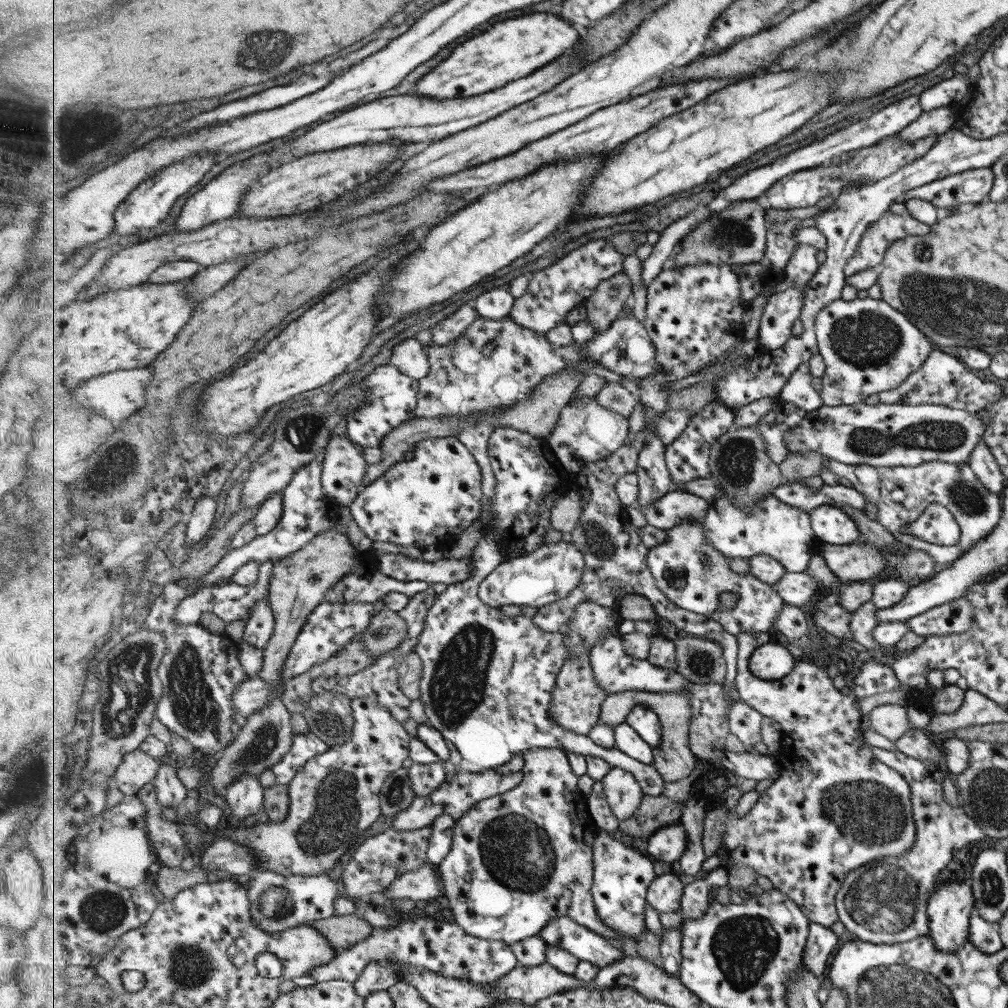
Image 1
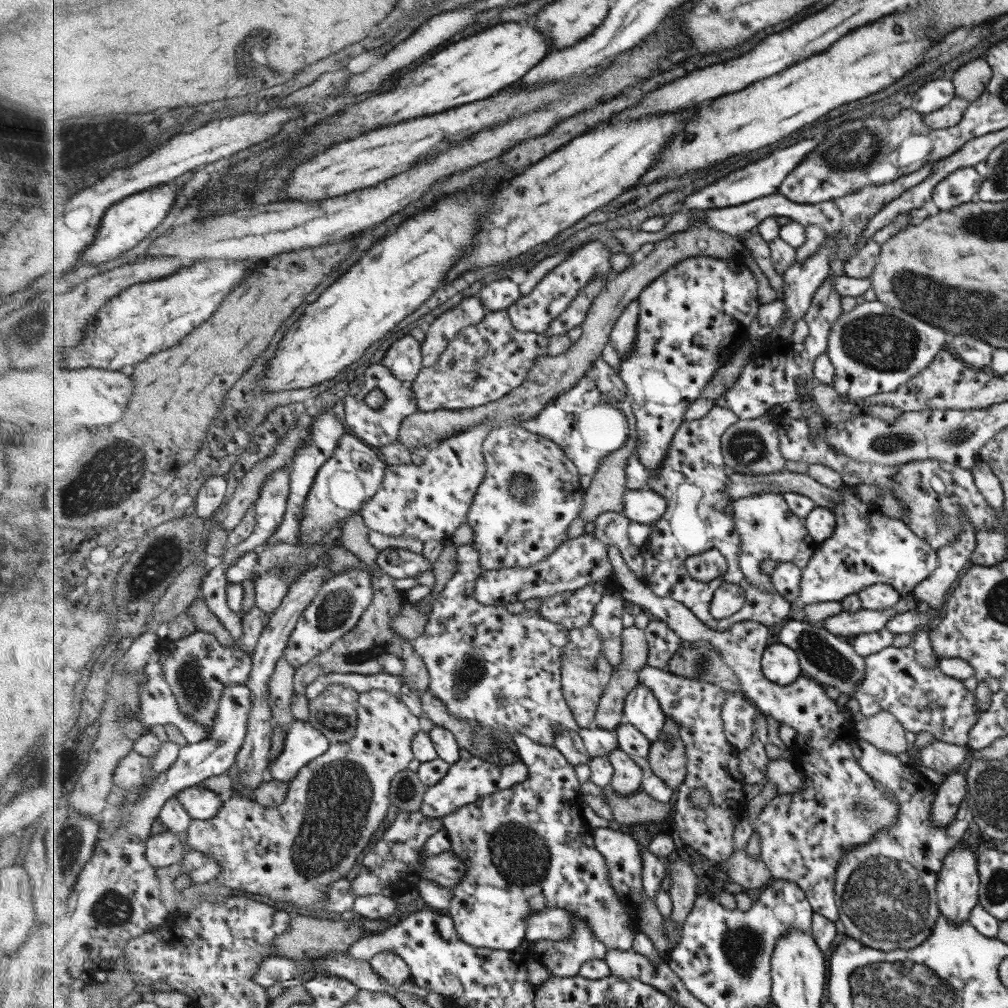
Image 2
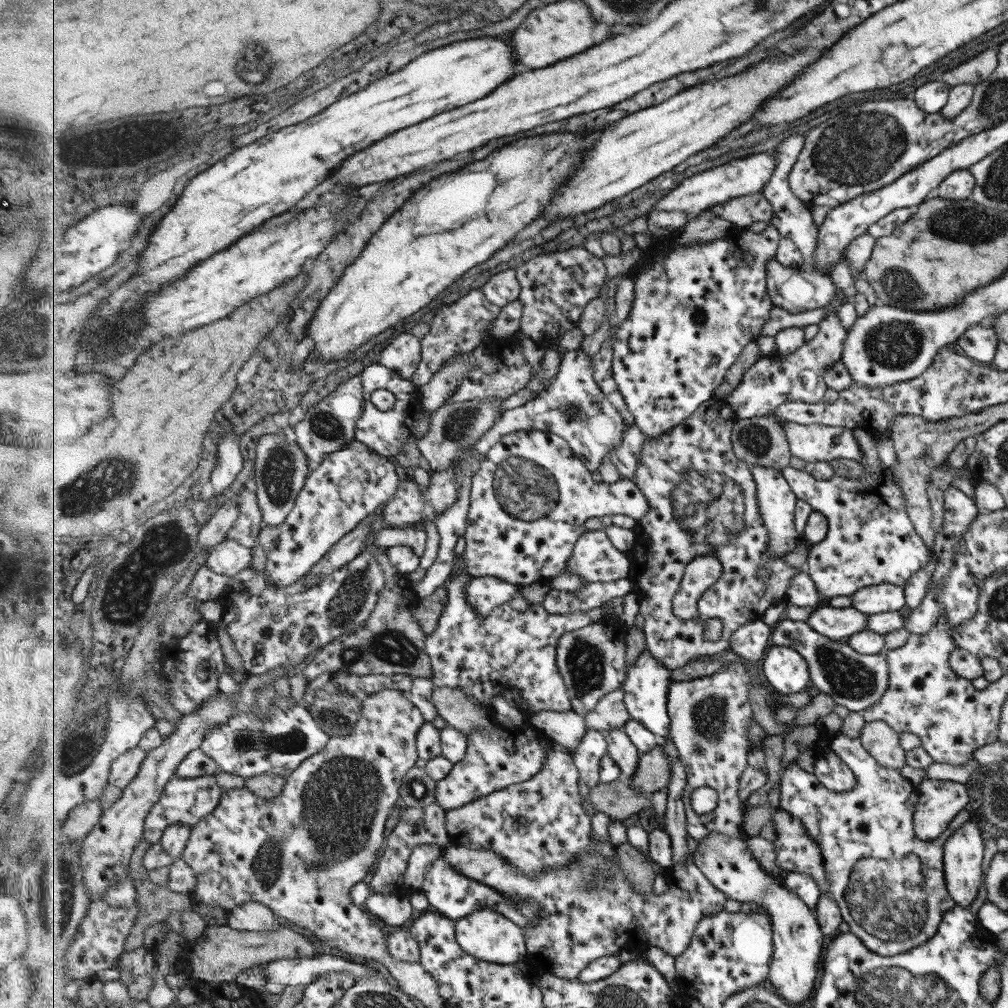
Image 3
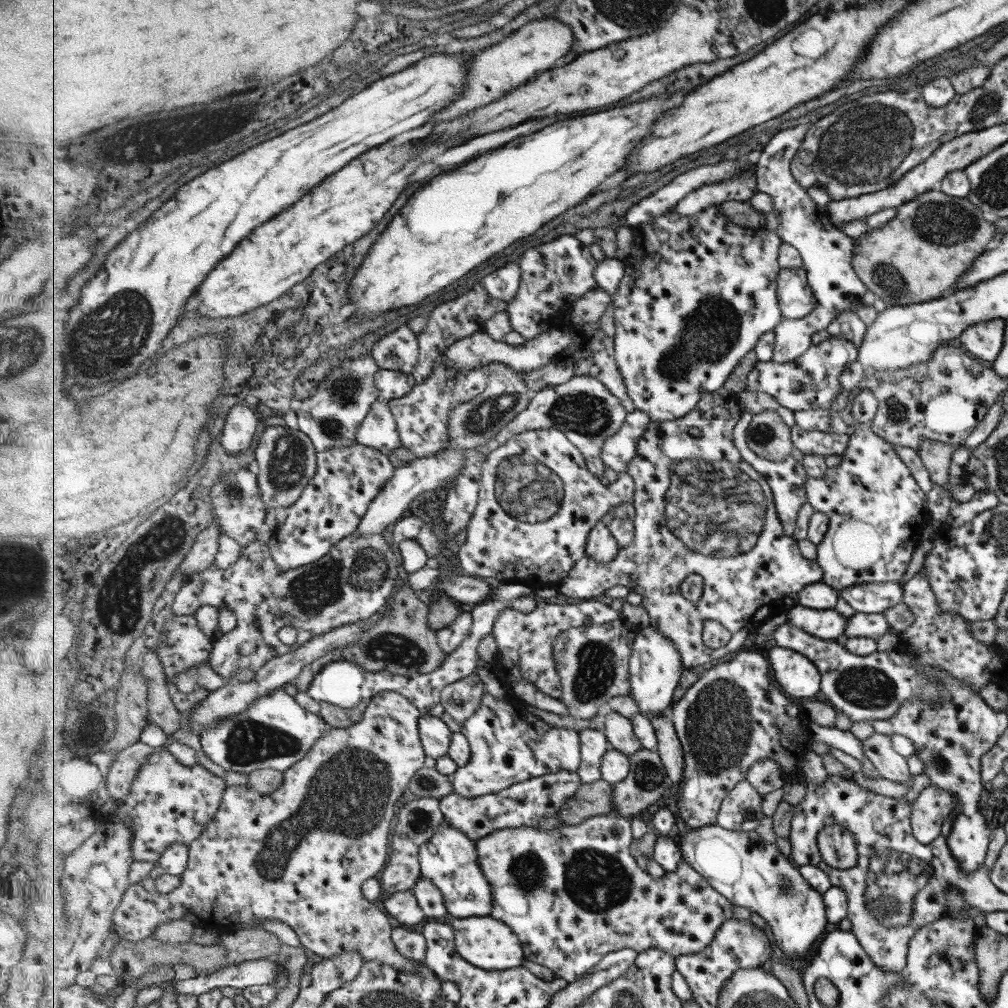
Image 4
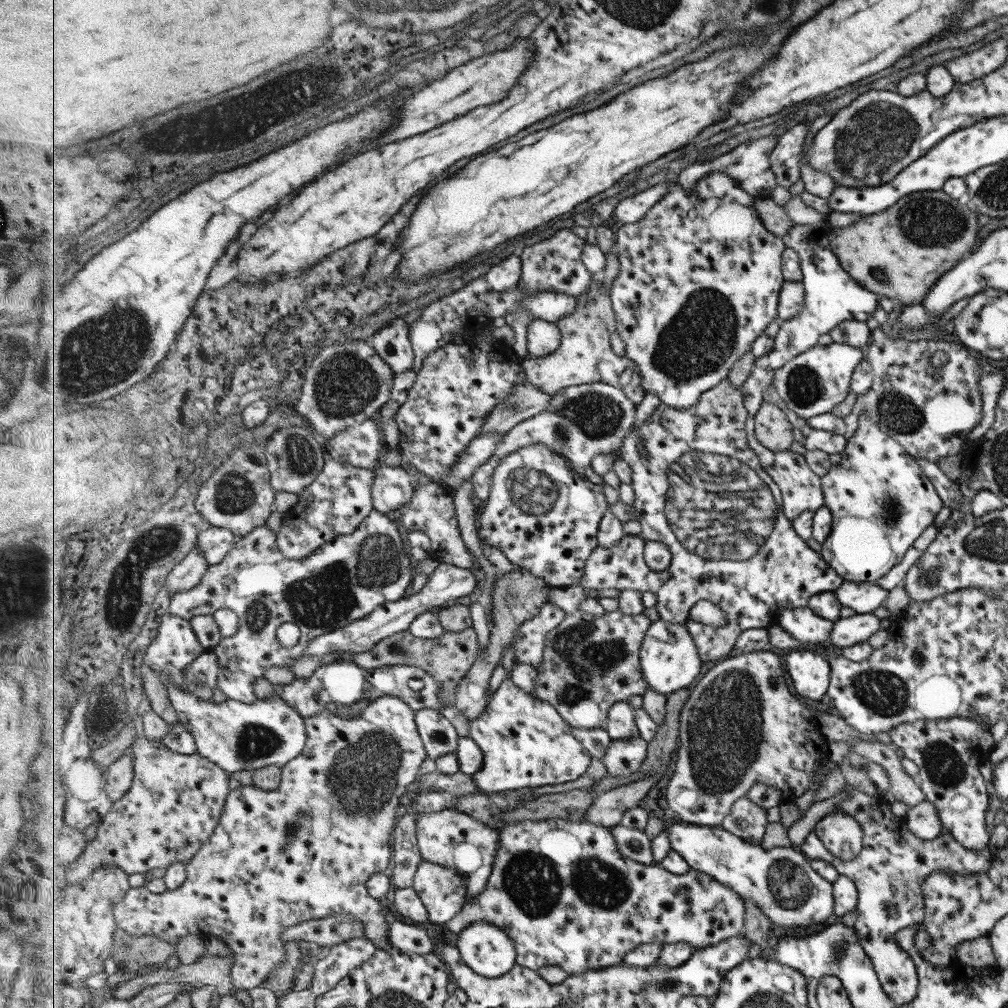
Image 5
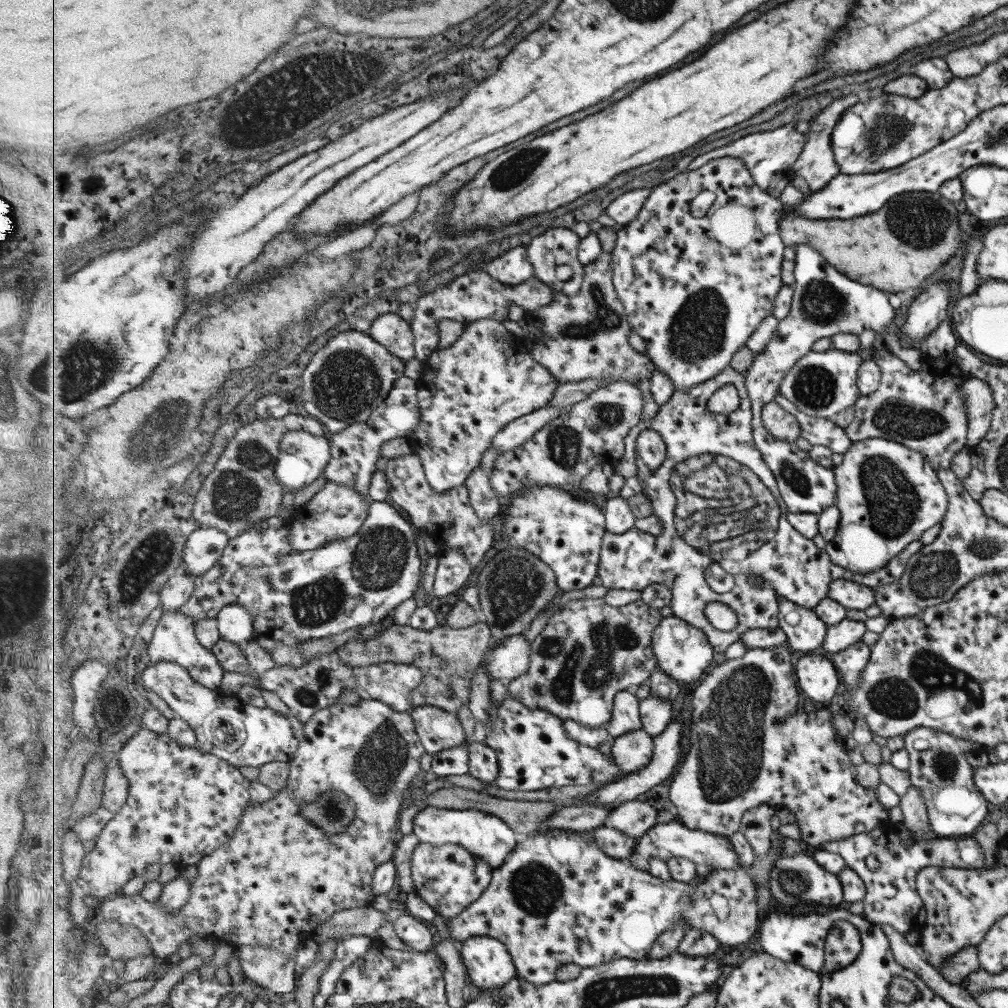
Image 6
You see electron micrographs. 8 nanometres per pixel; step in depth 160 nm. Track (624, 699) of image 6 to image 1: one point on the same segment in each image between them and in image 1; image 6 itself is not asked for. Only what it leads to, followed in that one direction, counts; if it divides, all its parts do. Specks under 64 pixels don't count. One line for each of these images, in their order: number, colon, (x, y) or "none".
1: (625, 795)
2: (628, 779)
3: (620, 747)
4: (619, 730)
5: (621, 725)

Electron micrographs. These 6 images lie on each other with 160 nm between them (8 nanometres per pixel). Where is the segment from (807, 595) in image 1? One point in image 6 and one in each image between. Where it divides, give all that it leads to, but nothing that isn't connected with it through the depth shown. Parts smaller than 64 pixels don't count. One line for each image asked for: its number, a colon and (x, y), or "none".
2: (867, 547)
3: (870, 540)
4: (876, 511)
5: (880, 501)
6: (887, 495)

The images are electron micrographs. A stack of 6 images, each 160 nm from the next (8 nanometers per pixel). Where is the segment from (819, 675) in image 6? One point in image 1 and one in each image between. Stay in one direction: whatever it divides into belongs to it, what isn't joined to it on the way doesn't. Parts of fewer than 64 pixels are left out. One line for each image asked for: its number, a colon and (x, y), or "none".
1: (770, 661)
2: (781, 664)
3: (786, 669)
4: (798, 676)
5: (809, 672)

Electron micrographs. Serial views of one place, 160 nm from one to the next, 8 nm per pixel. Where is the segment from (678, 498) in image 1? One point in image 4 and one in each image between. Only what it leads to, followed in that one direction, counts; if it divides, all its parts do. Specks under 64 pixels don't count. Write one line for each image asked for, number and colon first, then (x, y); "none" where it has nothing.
2: (645, 506)
3: (531, 499)
4: (539, 502)

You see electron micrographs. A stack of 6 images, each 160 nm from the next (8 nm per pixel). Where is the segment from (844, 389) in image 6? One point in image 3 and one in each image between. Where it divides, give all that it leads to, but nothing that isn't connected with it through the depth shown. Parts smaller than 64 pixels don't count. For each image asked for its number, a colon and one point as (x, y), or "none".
3: (797, 377)
4: (809, 382)
5: (812, 383)

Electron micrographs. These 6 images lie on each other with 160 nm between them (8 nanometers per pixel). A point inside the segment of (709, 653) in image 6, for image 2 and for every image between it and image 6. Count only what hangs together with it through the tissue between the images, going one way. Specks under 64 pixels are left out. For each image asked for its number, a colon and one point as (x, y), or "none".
2: (642, 708)
3: (647, 687)
4: (656, 668)
5: (670, 659)

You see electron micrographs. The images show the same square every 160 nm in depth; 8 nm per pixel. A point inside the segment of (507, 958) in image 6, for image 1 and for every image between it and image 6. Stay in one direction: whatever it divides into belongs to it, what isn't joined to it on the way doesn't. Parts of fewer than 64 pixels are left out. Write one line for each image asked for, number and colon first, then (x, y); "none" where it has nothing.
1: (520, 859)
2: (534, 838)
3: (487, 934)
4: (487, 942)
5: (489, 950)

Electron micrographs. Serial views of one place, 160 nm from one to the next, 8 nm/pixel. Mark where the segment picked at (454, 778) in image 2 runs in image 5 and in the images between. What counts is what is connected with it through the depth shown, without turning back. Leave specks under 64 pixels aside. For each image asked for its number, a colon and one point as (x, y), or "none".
3: (496, 759)
4: (509, 745)
5: (526, 742)

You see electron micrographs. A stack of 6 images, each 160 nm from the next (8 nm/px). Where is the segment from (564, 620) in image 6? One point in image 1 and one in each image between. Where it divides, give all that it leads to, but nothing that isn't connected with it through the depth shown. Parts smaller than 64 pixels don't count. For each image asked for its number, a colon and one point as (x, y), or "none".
1: (576, 705)
2: (586, 672)
3: (593, 659)
4: (594, 660)
5: (591, 662)

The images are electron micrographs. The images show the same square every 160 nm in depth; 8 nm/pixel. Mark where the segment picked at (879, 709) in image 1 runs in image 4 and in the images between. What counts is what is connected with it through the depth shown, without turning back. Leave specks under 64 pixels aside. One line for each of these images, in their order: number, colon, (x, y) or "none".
2: (882, 730)
3: (880, 740)
4: (889, 765)

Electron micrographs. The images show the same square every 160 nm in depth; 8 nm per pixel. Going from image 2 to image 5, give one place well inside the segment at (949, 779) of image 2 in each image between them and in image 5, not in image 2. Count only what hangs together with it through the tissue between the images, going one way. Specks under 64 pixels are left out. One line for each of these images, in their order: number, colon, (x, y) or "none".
3: (938, 802)
4: (932, 807)
5: (921, 820)

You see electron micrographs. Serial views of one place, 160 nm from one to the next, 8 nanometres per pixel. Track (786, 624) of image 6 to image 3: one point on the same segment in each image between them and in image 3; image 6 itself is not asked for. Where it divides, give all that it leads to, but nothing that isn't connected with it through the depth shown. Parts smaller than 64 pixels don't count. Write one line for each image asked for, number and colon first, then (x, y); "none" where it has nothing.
3: (834, 623)
4: (828, 624)
5: (808, 628)

